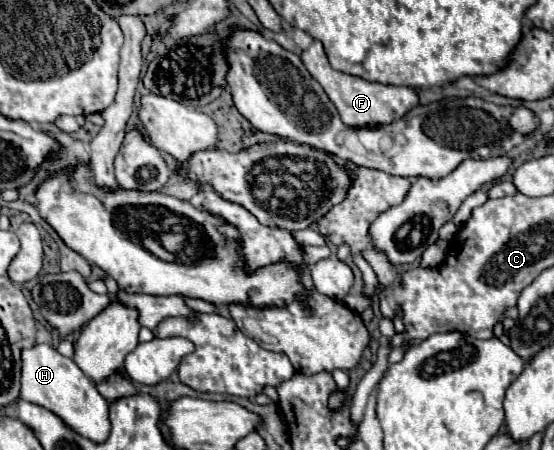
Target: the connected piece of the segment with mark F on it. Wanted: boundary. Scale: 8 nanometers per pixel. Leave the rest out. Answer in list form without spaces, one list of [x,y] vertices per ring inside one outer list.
[[[314,41],[302,55],[302,61],[310,75],[322,85],[330,101],[336,105],[342,121],[350,127],[376,127],[376,125],[386,125],[392,121],[402,119],[412,107],[420,103],[418,93],[412,87],[396,87],[396,85],[382,85],[382,83],[370,83],[362,77],[354,77],[342,71],[332,69],[324,47],[320,41]]]

